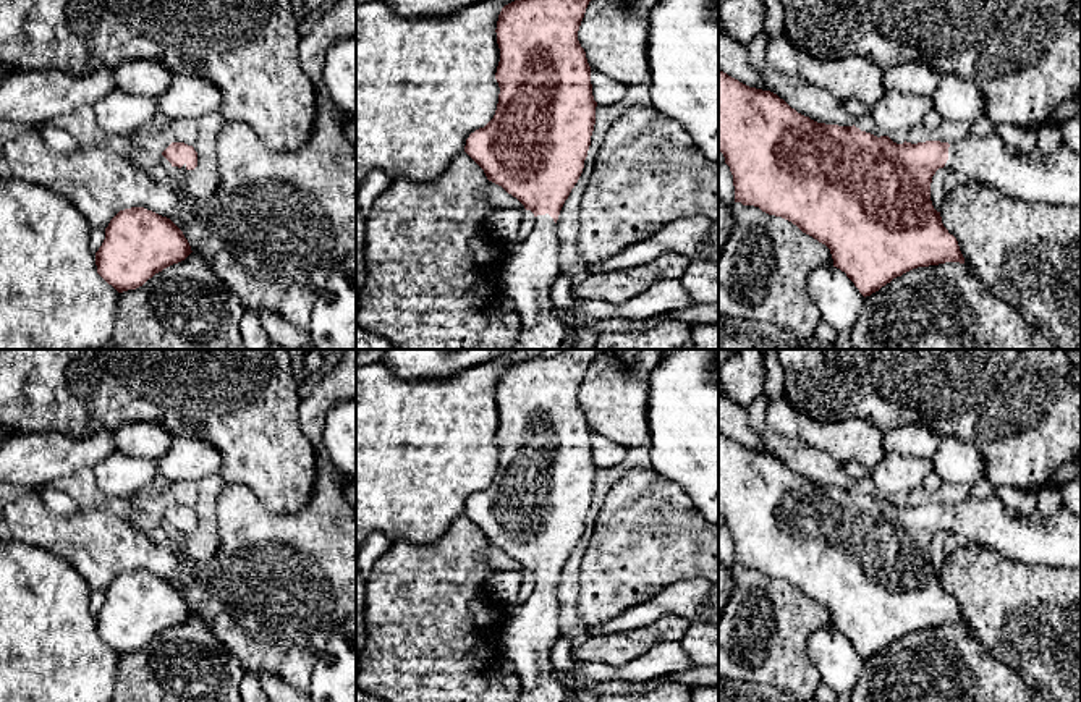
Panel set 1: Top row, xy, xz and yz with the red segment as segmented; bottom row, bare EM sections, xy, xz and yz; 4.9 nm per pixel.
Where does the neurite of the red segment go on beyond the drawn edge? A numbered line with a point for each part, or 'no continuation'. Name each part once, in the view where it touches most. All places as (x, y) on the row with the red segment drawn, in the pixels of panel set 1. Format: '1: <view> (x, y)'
1: xz (529, 269)

